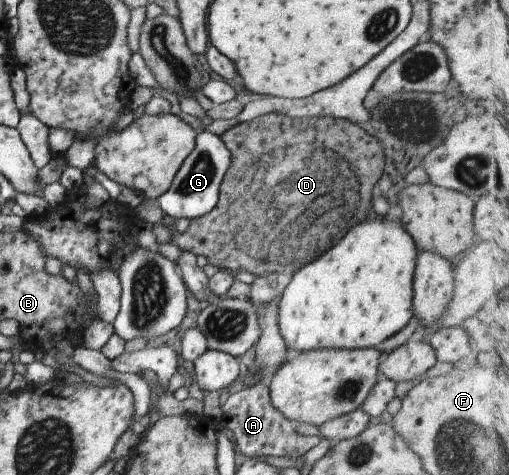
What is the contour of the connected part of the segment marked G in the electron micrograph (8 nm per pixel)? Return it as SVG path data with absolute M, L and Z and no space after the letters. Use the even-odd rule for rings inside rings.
M198 130L194 141L193 150L183 159L169 188L156 198L162 214L175 218L175 220L187 218L192 221L194 218L206 215L215 206L221 178L231 162L231 154L221 142L220 136Z

